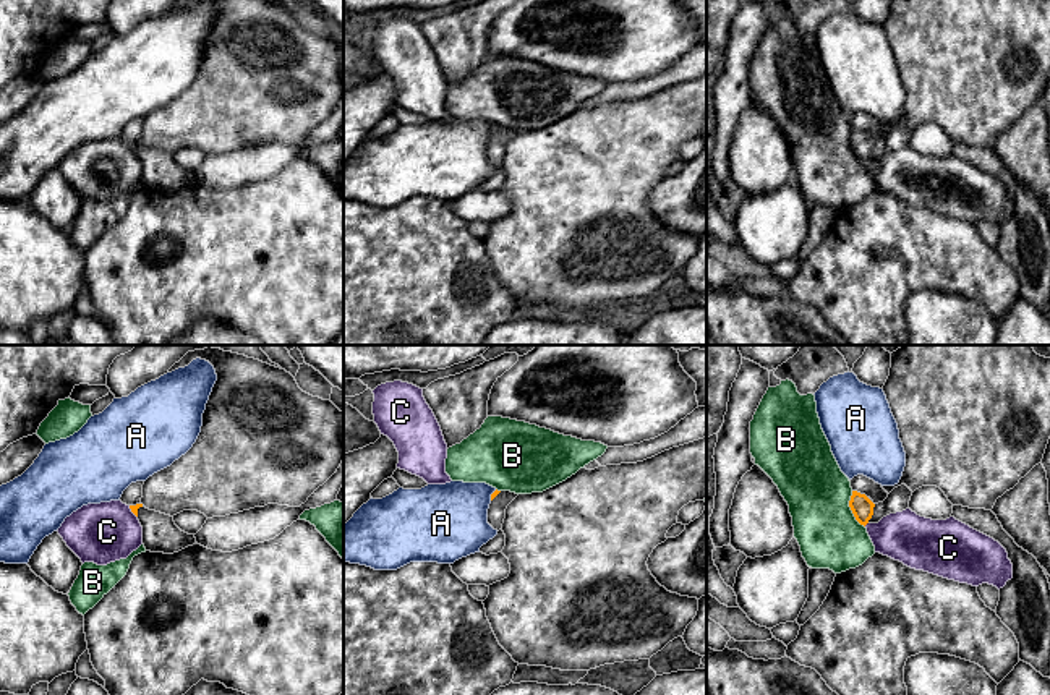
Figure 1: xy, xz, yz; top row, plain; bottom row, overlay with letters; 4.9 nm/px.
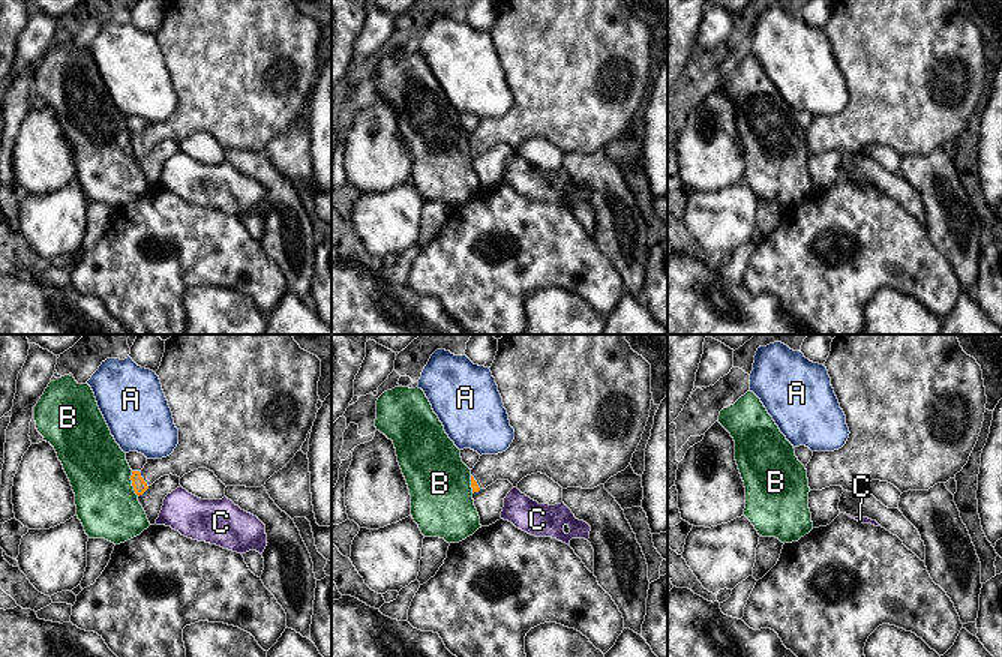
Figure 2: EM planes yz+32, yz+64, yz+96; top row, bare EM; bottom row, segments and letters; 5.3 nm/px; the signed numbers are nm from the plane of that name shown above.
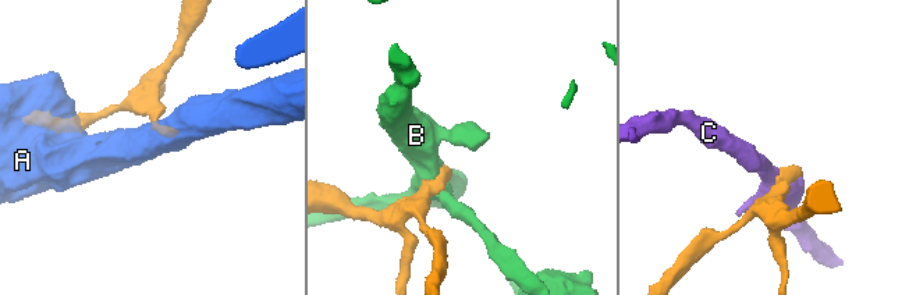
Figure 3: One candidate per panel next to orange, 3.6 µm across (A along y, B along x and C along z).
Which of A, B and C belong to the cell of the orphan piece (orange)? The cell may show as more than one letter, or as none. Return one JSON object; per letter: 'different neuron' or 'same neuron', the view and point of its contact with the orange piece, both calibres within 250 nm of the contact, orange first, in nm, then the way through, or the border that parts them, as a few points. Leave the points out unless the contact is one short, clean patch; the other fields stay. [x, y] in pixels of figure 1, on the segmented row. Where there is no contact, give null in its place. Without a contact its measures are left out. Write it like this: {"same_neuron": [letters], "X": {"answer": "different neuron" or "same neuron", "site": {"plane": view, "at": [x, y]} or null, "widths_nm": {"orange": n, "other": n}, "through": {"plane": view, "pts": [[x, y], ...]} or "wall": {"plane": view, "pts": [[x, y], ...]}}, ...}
{"same_neuron": [], "A": {"answer": "different neuron", "site": {"plane": "xz", "at": [491, 494]}, "widths_nm": {"orange": 20, "other": 380}}, "B": {"answer": "different neuron", "site": {"plane": "yz", "at": [851, 509]}, "widths_nm": {"orange": 110, "other": 320}}, "C": {"answer": "different neuron", "site": {"plane": "yz", "at": [866, 524]}, "widths_nm": {"orange": 110, "other": 260}, "wall": {"plane": "yz", "pts": [[867, 522], [864, 525]]}}}

